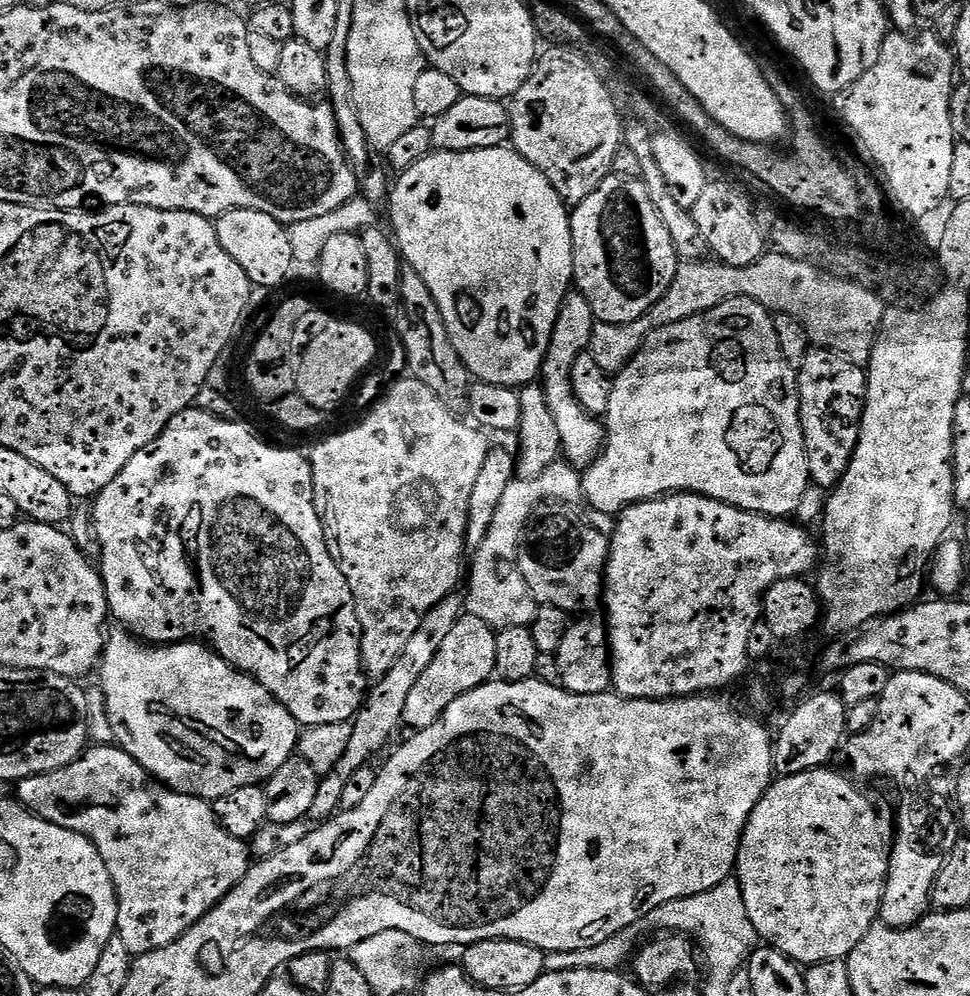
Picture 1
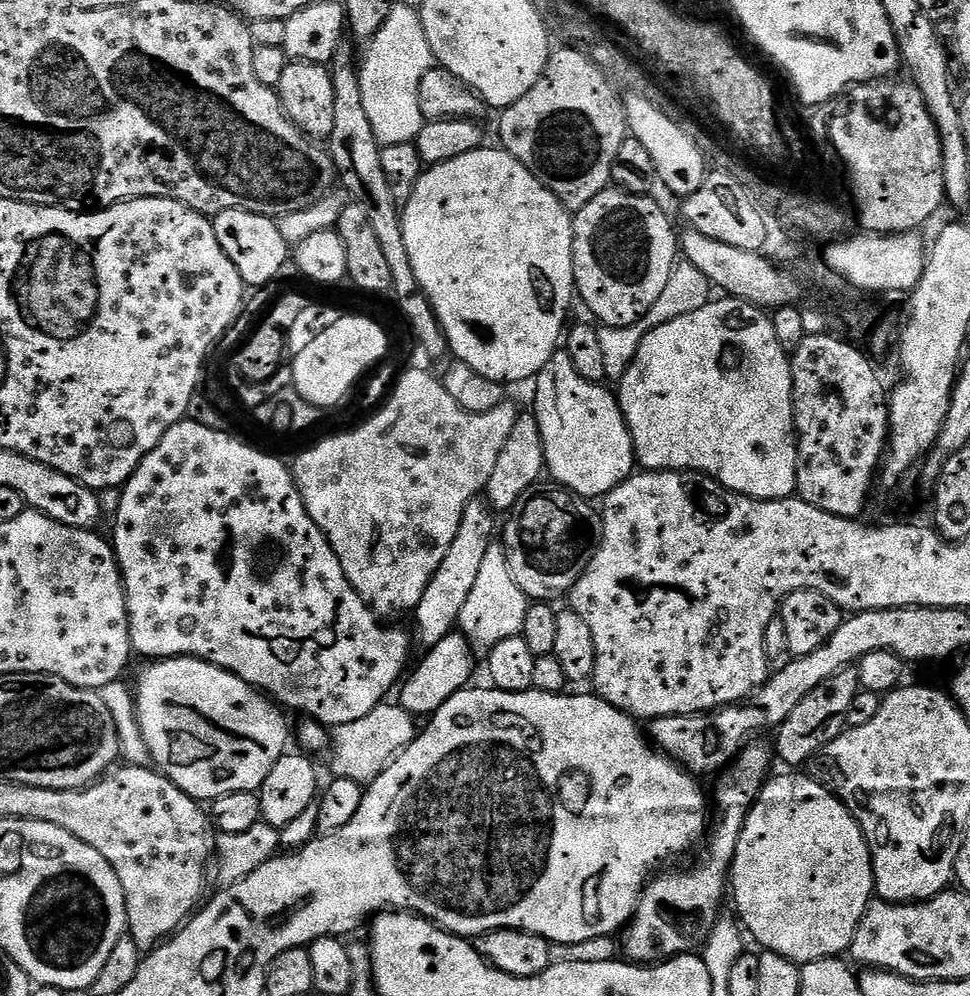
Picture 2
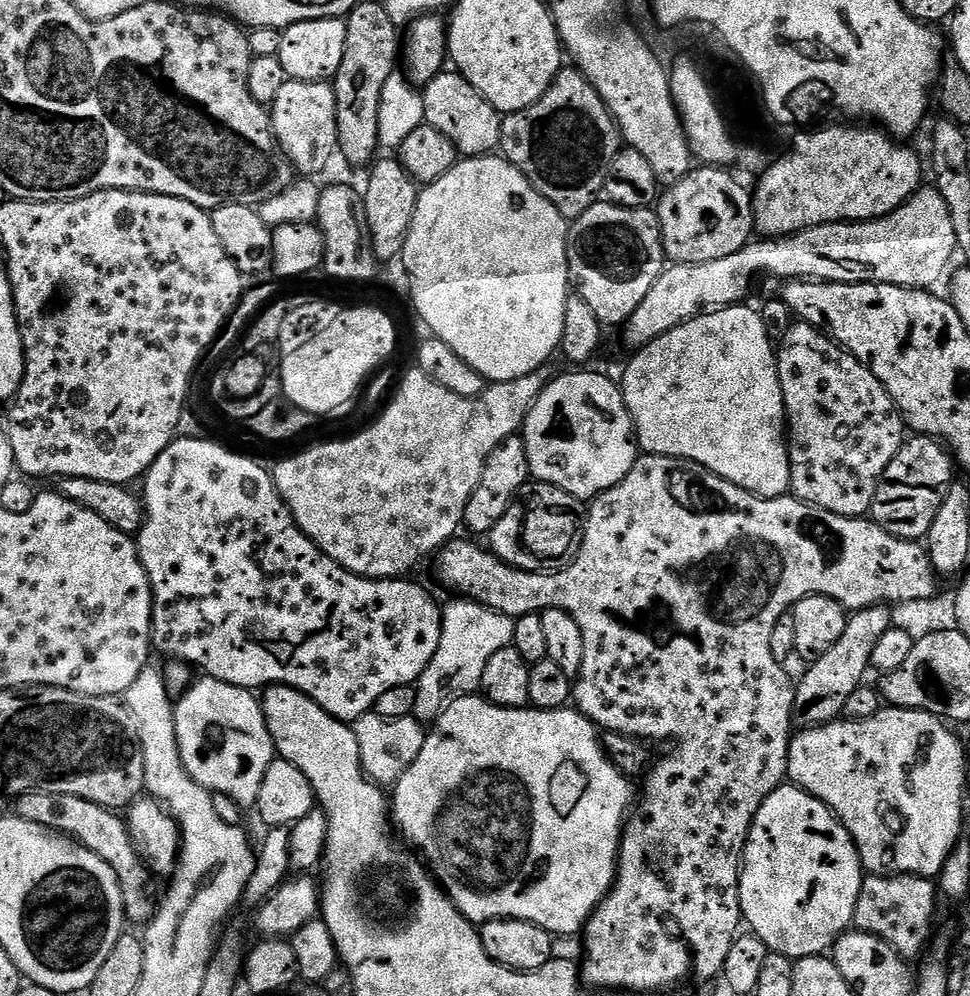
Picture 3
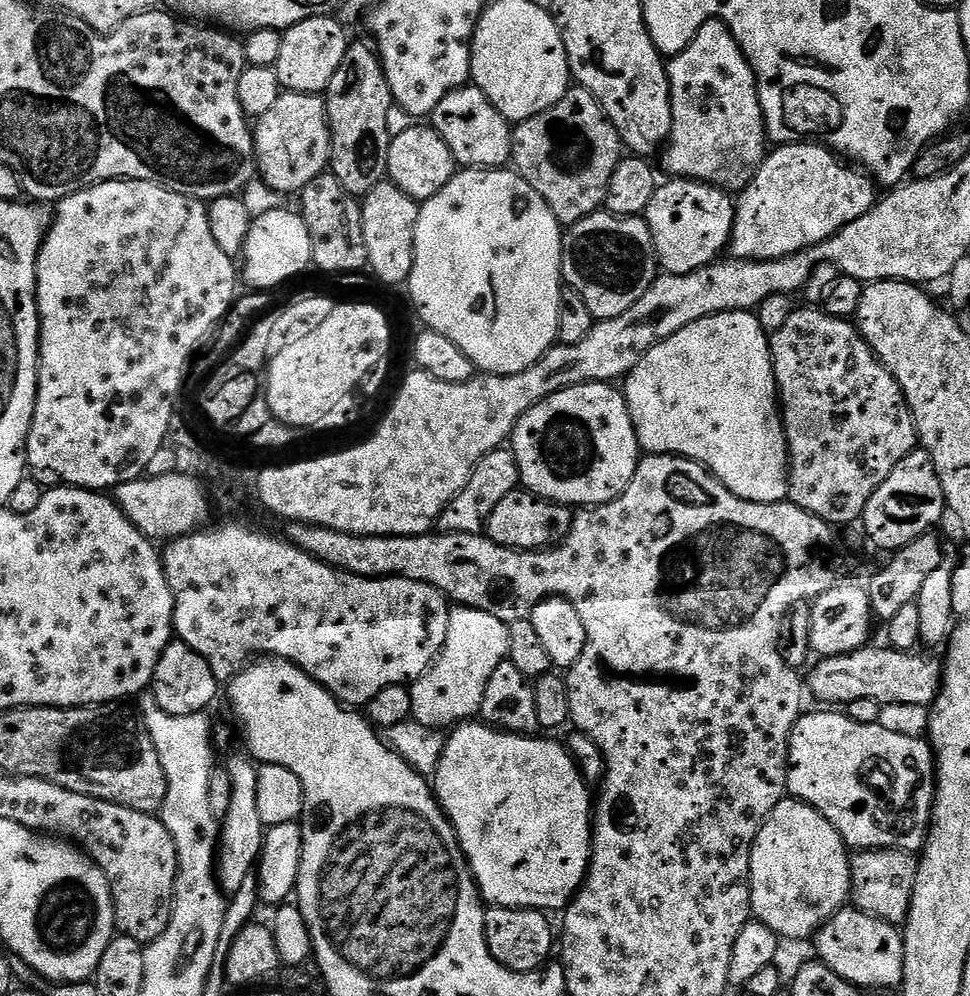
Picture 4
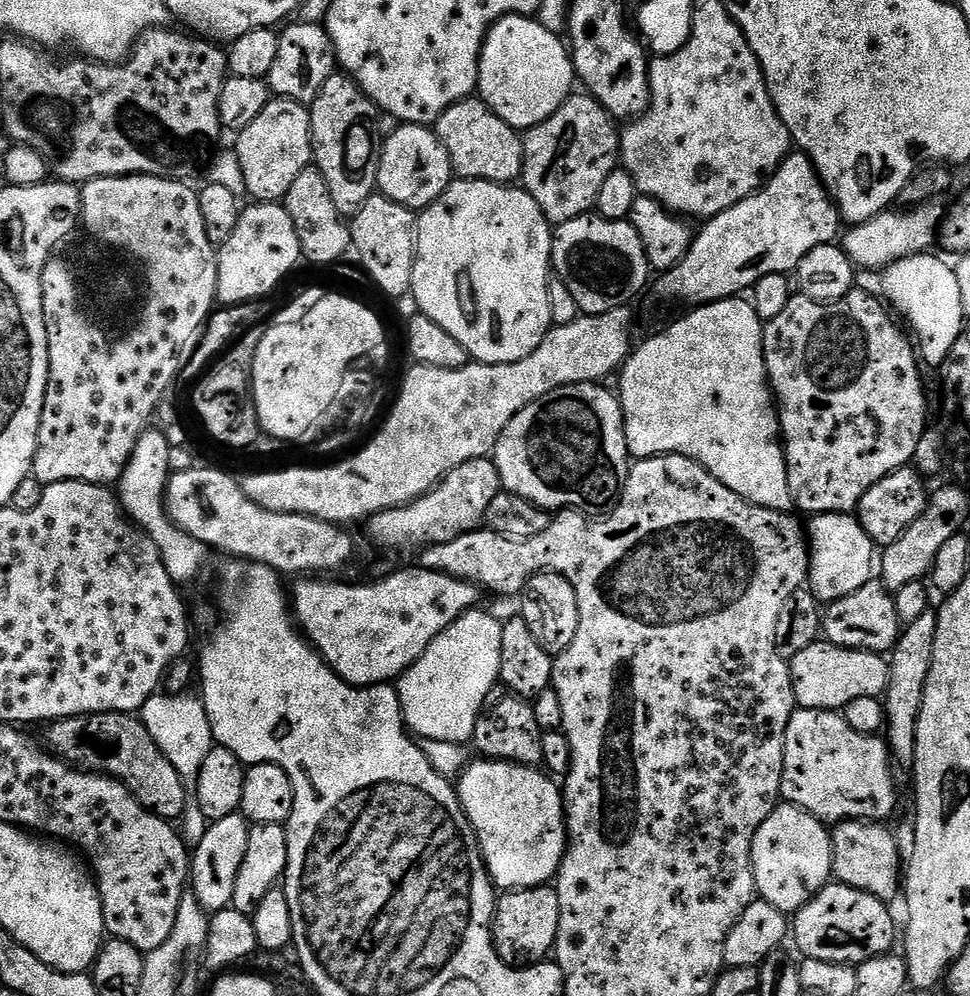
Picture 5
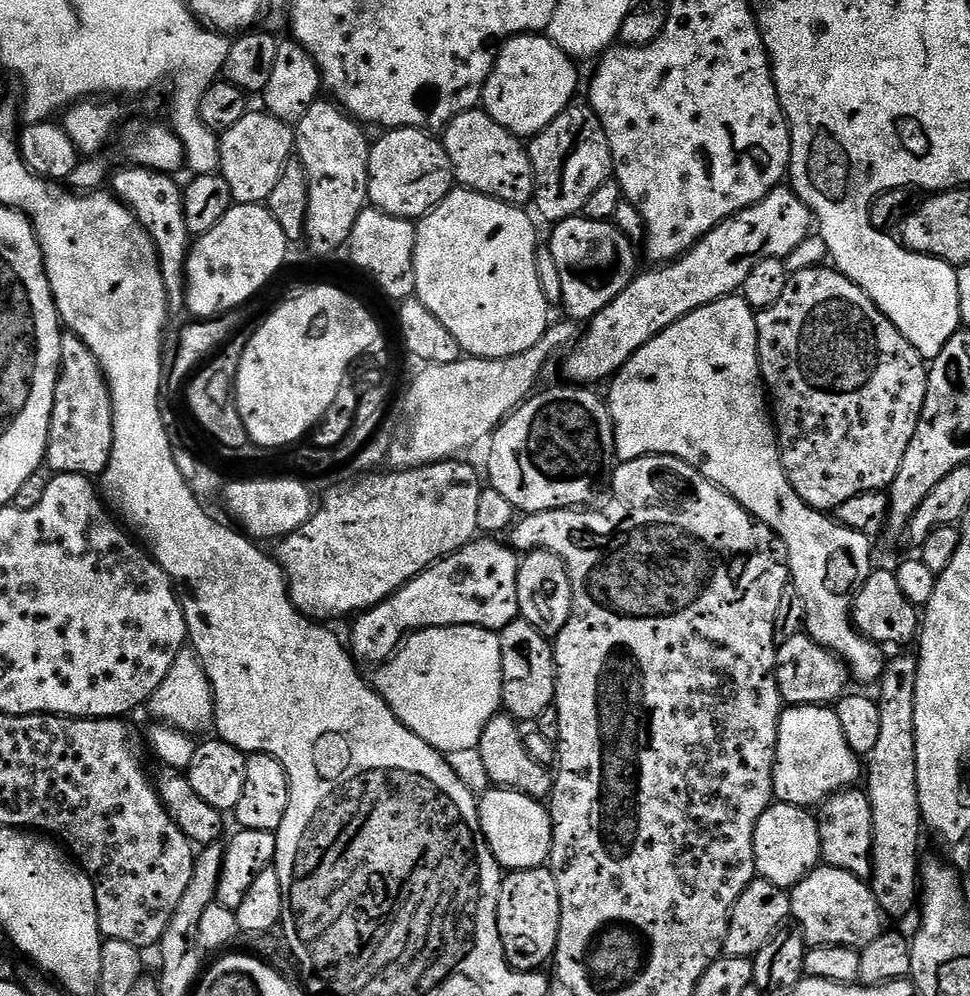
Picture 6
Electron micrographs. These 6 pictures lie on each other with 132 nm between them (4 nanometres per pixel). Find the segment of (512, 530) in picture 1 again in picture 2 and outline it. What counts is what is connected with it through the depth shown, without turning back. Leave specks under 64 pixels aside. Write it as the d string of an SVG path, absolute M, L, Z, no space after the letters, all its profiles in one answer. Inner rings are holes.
M493 542L490 550L486 550L486 559L474 581L474 590L470 590L466 606L462 606L458 630L468 639L468 648L473 653L487 654L498 646L498 642L523 633L529 603L528 595L520 589L518 582L514 582L514 574L510 574L503 543Z

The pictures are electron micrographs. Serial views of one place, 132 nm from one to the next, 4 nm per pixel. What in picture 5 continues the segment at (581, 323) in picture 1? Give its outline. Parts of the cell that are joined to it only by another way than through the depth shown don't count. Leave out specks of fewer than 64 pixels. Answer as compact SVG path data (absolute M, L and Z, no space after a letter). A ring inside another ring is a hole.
M599 383L575 384L554 390L546 398L538 398L538 402L530 402L502 430L494 459L501 489L518 494L539 508L575 510L592 518L611 512L620 500L630 467L624 415L617 393L607 392Z

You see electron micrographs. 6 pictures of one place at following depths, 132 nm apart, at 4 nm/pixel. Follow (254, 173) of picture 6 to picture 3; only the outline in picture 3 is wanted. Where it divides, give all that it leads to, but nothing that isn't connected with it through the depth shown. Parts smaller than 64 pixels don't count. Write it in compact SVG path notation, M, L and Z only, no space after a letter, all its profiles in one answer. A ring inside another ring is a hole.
M288 80L278 93L278 98L270 106L272 133L280 145L284 157L304 178L319 177L319 172L327 166L338 152L338 118L336 99L331 83L319 80Z

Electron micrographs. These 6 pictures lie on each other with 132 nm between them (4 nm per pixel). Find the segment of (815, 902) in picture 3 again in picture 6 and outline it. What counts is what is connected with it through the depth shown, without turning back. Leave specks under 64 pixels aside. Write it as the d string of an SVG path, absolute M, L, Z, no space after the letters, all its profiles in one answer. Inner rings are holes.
M774 802L764 811L762 818L758 818L758 826L754 830L754 858L756 859L757 873L763 879L774 882L774 886L790 890L803 876L808 875L821 863L820 826L817 817L807 808Z

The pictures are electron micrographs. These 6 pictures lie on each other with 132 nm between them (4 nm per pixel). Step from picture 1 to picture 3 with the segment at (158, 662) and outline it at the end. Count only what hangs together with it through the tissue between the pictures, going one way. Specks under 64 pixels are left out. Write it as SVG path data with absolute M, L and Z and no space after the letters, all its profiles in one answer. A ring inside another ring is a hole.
M200 678L174 704L174 726L178 738L178 750L186 770L194 782L207 786L212 792L221 792L242 806L255 805L258 790L262 790L262 778L266 766L277 755L272 745L272 735L266 726L264 710L259 699L251 691L230 686L221 680Z

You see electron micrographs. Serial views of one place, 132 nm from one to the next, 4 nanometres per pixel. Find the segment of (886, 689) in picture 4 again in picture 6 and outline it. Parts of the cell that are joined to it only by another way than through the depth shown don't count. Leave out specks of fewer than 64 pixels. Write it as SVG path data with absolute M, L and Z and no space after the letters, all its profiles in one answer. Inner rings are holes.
M807 634L786 638L786 642L779 644L776 649L776 681L780 699L785 705L831 705L845 695L849 687L848 680L850 681L850 673L847 664Z

